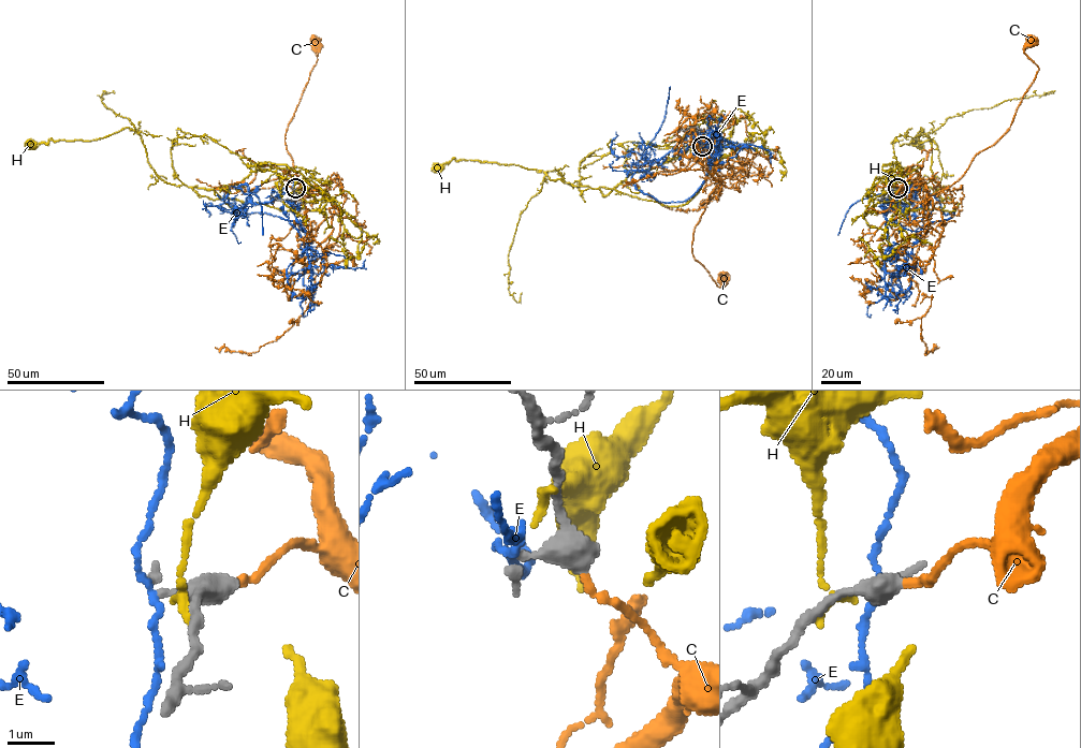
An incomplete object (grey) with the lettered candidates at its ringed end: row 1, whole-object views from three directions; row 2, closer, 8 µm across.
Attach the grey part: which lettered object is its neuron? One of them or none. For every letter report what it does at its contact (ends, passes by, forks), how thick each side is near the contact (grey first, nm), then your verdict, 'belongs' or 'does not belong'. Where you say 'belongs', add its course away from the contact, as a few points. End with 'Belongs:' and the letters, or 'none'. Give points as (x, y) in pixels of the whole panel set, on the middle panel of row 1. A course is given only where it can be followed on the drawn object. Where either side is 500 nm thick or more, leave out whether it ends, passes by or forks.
C: it ends there; 400 nm thick on the grey side, 170 nm on the other; belongs; it runs (702, 146), (711, 151), (715, 192), (694, 229), (691, 252), (718, 287), (722, 282), (721, 273), (721, 279)
E: it passes by; 260 nm thick on the grey side, 110 nm on the other; does not belong
H: it ends there; 180 nm thick on the grey side, 180 nm on the other; does not belong
Belongs: C

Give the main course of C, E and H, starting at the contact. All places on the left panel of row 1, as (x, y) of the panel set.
C: (295, 189), (298, 187), (303, 191), (304, 202), (308, 190), (297, 179), (285, 134), (316, 63), (315, 39)
E: (293, 189), (290, 203), (273, 199), (254, 204), (246, 185), (235, 187), (258, 196), (263, 235)
H: (294, 190), (316, 178), (277, 167), (212, 189), (164, 182), (128, 128), (30, 144)

